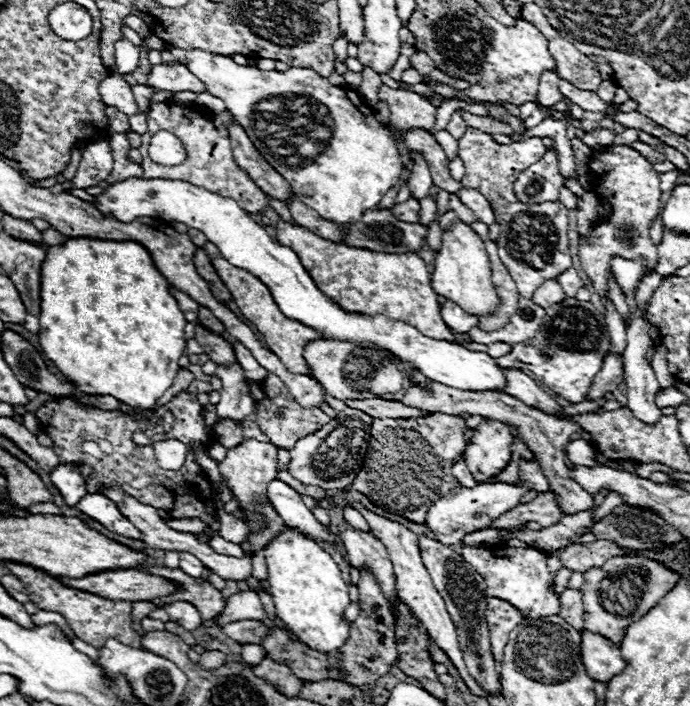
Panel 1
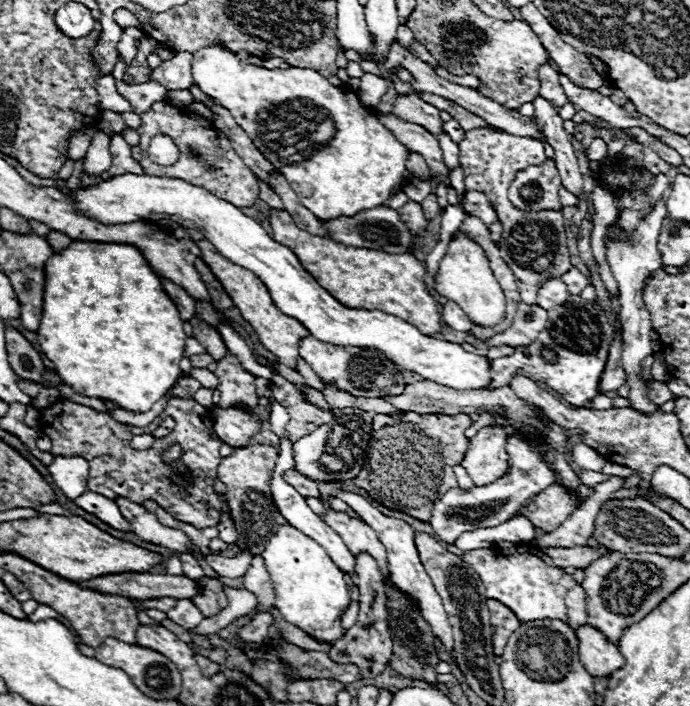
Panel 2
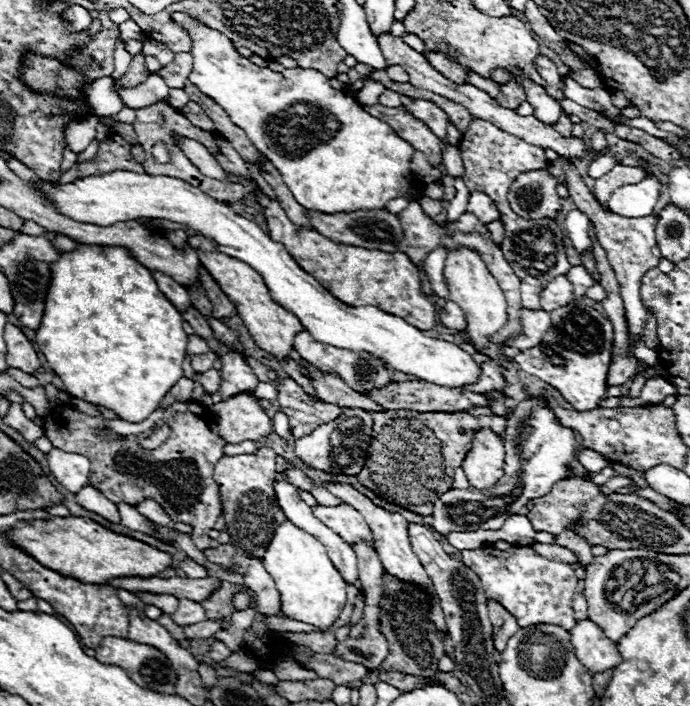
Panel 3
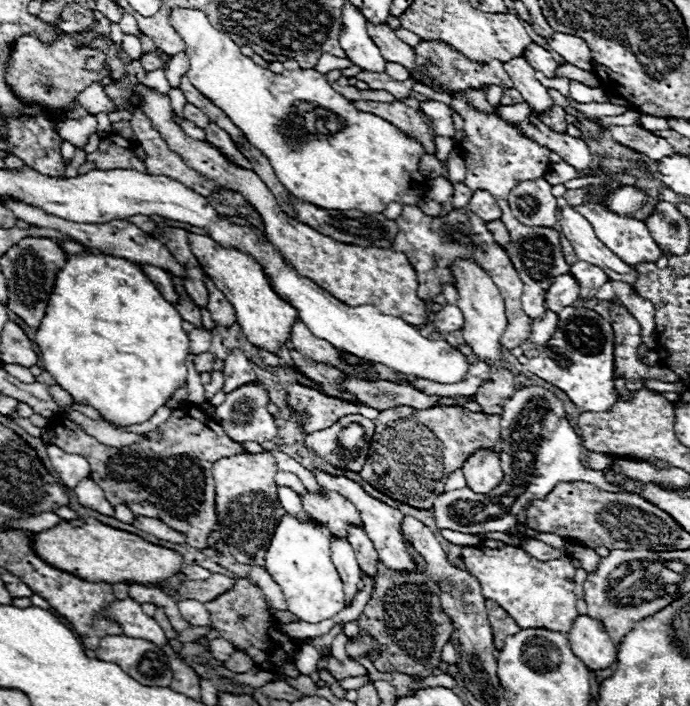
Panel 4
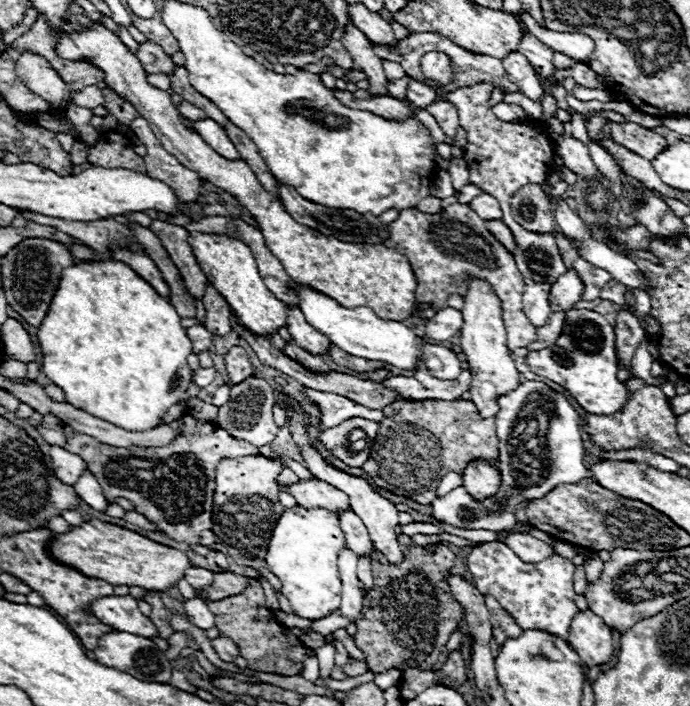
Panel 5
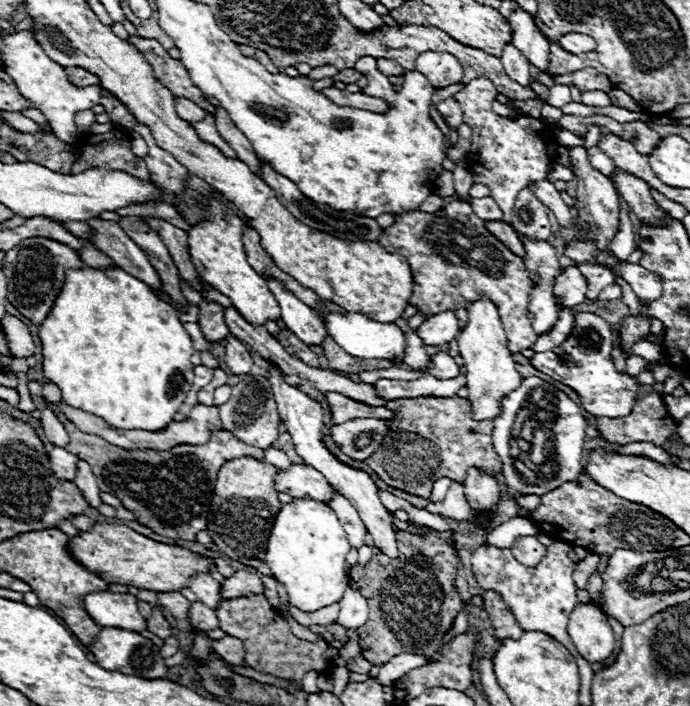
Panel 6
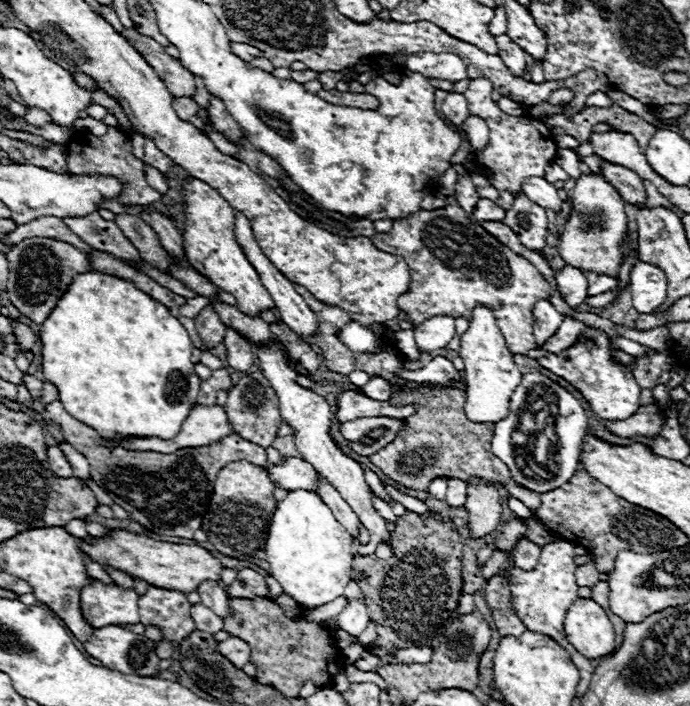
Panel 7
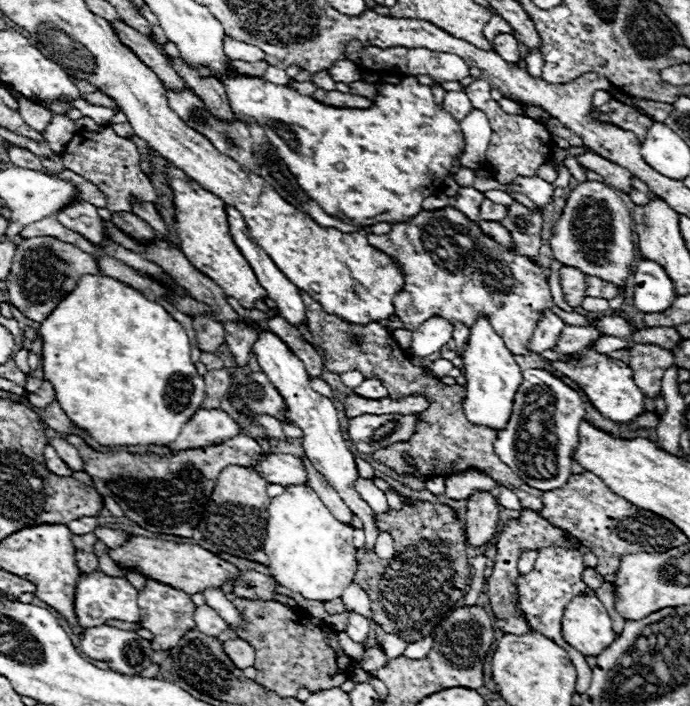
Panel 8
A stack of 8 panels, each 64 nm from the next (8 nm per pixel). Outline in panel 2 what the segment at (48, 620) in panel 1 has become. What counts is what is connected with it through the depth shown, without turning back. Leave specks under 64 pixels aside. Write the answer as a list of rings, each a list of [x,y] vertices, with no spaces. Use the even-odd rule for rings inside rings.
[[[42,604],[36,608],[36,612],[34,612],[34,614],[30,614],[30,620],[46,620],[46,618],[62,620],[62,616],[60,616],[56,610],[52,610],[50,606],[42,606]]]

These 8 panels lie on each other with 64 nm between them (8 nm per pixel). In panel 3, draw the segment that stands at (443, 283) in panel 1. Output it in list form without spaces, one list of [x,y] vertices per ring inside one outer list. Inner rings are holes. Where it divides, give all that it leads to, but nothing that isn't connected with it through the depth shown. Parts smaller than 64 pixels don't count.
[[[456,248],[448,252],[448,258],[444,262],[444,282],[450,290],[448,298],[456,302],[466,314],[466,336],[476,342],[476,348],[488,346],[488,336],[492,336],[506,324],[506,298],[490,270],[486,268],[482,256],[470,248]]]

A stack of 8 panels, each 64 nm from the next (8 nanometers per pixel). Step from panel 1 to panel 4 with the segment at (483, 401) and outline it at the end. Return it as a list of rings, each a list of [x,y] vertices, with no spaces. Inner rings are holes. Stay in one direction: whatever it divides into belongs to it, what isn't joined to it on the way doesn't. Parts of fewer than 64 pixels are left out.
[[[352,378],[344,380],[346,390],[354,392],[360,402],[366,402],[366,406],[376,410],[388,410],[396,406],[412,406],[418,410],[430,408],[434,404],[446,404],[446,406],[466,406],[468,398],[474,400],[474,396],[428,396],[420,390],[416,390],[410,384],[398,384],[388,380],[378,382],[354,382]]]

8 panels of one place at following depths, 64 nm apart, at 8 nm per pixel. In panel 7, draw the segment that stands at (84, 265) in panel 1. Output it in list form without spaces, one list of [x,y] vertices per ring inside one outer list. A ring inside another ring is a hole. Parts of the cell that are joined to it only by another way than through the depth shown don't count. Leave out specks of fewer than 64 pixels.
[[[84,272],[84,274],[76,274],[72,278],[72,284],[68,286],[66,294],[58,300],[58,306],[52,310],[50,318],[46,318],[46,322],[40,324],[40,332],[38,332],[40,340],[42,340],[42,368],[44,368],[44,376],[48,382],[52,382],[58,392],[60,392],[60,402],[64,404],[66,412],[78,420],[82,420],[84,424],[88,424],[90,428],[94,428],[98,434],[102,434],[102,438],[112,438],[114,434],[122,434],[122,436],[158,436],[158,438],[172,438],[178,432],[178,426],[184,422],[184,418],[188,416],[192,402],[196,402],[198,398],[198,390],[200,390],[200,378],[194,374],[194,364],[190,362],[192,356],[192,342],[188,338],[188,332],[184,330],[184,326],[178,322],[178,318],[174,318],[170,314],[170,308],[162,306],[160,302],[152,300],[146,292],[138,290],[134,286],[134,282],[118,278],[118,276],[110,276],[110,274],[102,274],[102,272]]]

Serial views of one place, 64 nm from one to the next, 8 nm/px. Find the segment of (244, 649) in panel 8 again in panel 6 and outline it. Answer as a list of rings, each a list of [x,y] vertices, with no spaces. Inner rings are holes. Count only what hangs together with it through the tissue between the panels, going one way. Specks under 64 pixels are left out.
[[[224,636],[222,640],[212,640],[212,650],[228,664],[236,664],[236,666],[244,664],[244,646],[238,638]]]

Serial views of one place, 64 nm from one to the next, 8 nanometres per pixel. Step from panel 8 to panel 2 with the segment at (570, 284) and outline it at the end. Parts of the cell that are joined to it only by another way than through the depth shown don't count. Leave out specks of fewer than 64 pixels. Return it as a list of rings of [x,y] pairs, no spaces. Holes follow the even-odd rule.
[[[550,278],[542,284],[536,296],[536,304],[544,310],[550,310],[554,306],[562,306],[562,302],[568,302],[570,294],[566,290],[566,284],[560,278]]]

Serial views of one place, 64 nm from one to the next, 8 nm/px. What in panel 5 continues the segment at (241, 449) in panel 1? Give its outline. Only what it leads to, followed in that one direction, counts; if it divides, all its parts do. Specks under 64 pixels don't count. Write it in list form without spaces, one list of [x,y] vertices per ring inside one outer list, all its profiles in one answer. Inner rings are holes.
[[[262,454],[224,458],[218,462],[218,466],[216,466],[216,492],[214,492],[214,526],[212,526],[212,532],[218,536],[218,542],[238,548],[242,552],[242,556],[246,556],[246,558],[264,560],[272,530],[284,510],[284,506],[278,500],[280,490],[276,484],[276,476],[280,474],[280,470],[282,470],[280,462],[270,460]]]

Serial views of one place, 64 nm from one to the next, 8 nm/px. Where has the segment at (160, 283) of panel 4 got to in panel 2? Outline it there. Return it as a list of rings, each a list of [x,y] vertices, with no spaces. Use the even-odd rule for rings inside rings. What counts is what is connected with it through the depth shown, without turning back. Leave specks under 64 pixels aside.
[[[162,278],[162,288],[166,290],[166,294],[170,294],[170,298],[174,298],[174,304],[178,306],[182,318],[188,322],[194,314],[196,314],[196,300],[192,296],[188,296],[180,286],[176,286],[174,282]]]

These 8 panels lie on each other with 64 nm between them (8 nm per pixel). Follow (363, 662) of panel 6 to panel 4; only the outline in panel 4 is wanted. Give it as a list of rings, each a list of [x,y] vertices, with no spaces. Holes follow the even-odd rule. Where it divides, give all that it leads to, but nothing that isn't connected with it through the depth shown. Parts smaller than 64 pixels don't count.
[[[328,656],[328,658],[320,658],[318,660],[318,670],[330,670],[330,674],[336,678],[336,680],[344,680],[344,678],[352,678],[352,676],[364,676],[368,674],[366,668],[354,660],[336,660],[334,656]]]

